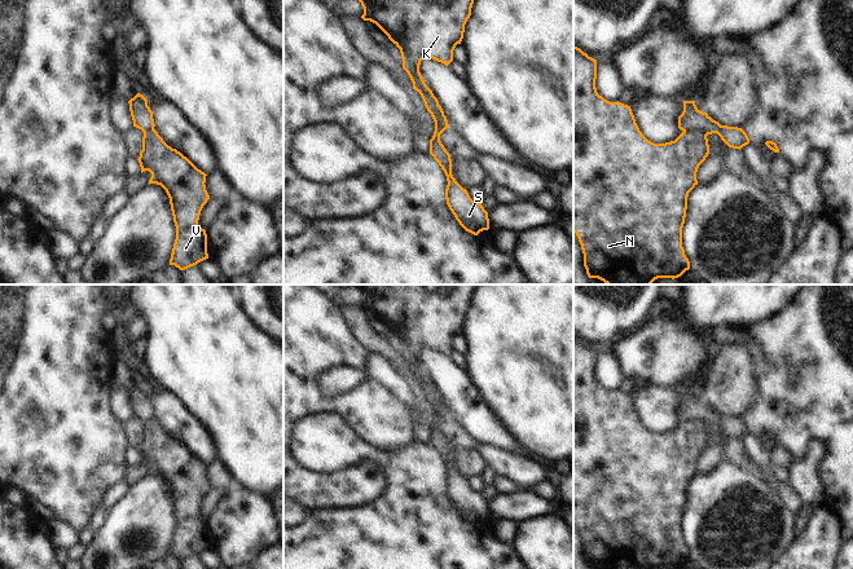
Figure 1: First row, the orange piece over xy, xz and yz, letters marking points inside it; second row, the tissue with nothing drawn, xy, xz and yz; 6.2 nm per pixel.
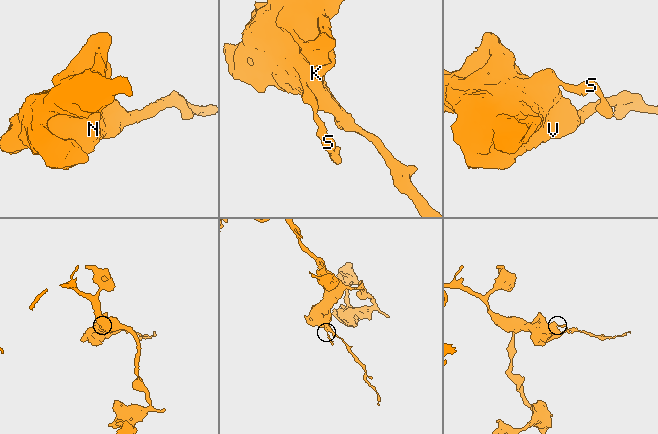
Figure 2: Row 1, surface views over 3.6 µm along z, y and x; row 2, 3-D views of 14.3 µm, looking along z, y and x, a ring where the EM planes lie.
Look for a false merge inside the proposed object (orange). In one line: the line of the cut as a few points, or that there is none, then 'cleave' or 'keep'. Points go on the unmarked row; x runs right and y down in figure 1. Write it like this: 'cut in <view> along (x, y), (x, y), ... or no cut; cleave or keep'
cut in xz along (398, 329), (405, 338), (410, 357), (425, 374); cleave

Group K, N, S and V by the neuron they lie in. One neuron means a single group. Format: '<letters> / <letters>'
K N V / S

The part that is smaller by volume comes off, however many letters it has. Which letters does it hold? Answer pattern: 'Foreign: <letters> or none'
Foreign: S

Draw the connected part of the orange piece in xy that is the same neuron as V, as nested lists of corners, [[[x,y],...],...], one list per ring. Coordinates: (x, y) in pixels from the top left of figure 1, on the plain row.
[[[155,419],[144,422],[137,450],[141,463],[151,463],[149,475],[161,475],[170,488],[176,516],[170,555],[185,560],[208,548],[207,524],[198,515],[201,500],[210,489],[205,475],[207,464],[168,436]]]

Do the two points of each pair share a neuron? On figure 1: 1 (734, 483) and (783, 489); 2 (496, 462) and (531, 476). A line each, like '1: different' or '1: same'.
1: different
2: same

